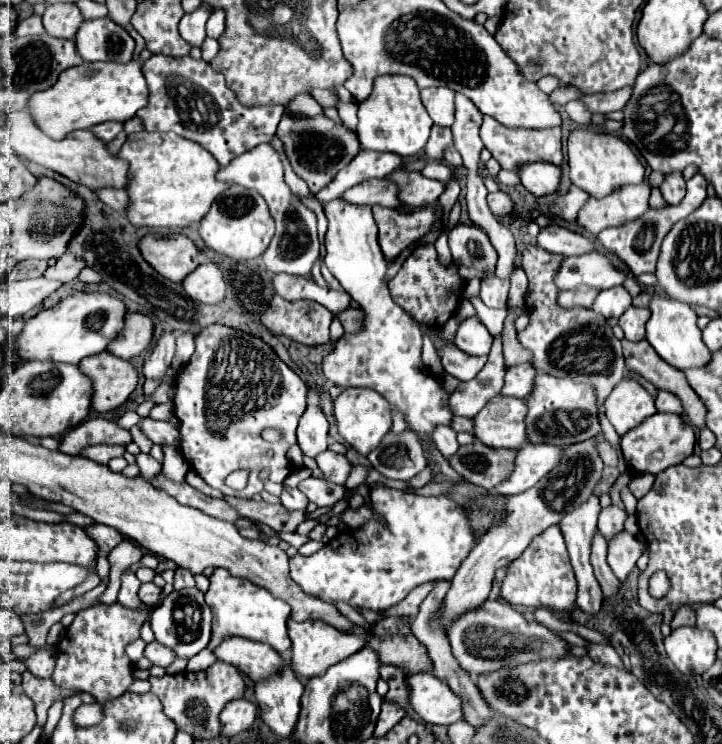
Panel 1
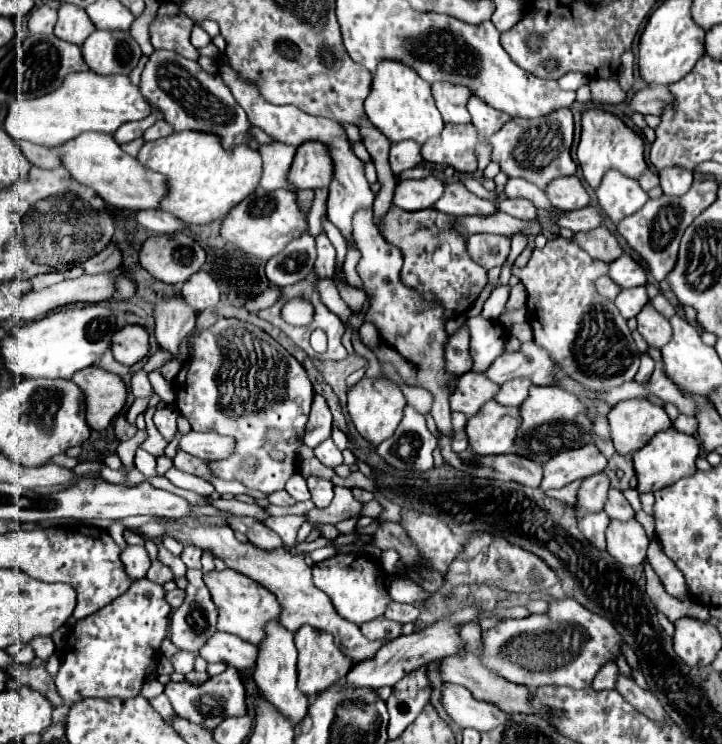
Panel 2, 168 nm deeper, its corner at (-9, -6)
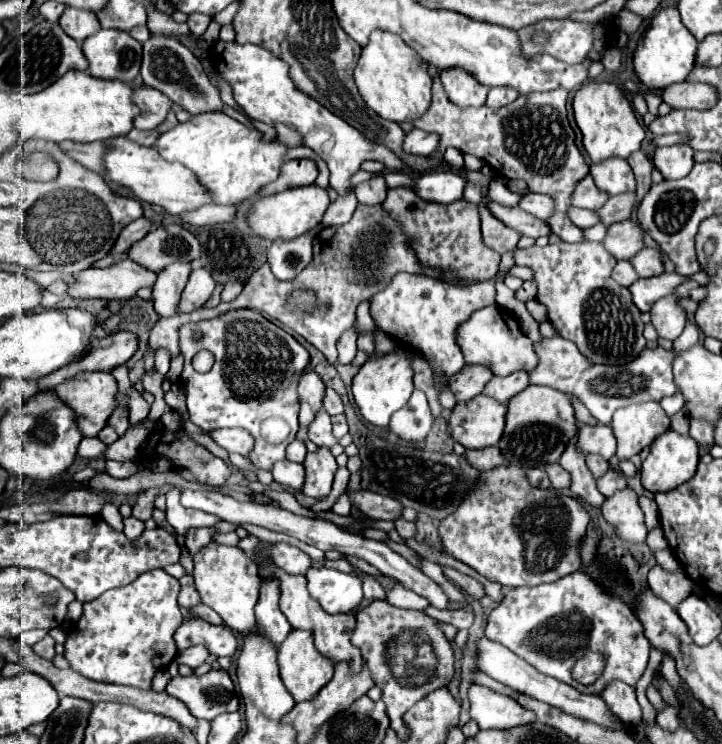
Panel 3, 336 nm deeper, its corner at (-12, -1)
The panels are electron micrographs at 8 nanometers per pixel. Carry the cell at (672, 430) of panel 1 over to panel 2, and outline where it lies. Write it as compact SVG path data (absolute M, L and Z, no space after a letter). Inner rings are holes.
M667 428L661 430L657 436L653 436L649 440L649 444L645 444L641 450L637 450L633 454L633 468L637 474L637 490L639 492L655 492L665 488L667 484L677 482L679 478L685 476L693 476L695 474L695 460L699 456L699 442L695 436L689 434L681 434L675 428Z

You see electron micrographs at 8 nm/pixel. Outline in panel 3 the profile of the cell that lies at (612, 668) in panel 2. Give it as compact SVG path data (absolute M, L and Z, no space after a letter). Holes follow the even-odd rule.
M610 683L608 689L602 691L602 699L610 705L610 709L620 717L626 727L638 727L642 721L642 709L636 701L634 689L626 683Z

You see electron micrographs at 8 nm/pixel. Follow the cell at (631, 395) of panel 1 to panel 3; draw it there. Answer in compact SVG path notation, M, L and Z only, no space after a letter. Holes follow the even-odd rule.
M660 403L622 407L614 413L612 429L618 439L618 459L630 459L670 429L670 419Z

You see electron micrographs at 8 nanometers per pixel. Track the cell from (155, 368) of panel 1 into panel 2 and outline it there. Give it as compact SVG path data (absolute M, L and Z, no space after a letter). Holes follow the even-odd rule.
M165 300L155 308L155 338L171 356L179 354L181 342L193 330L193 326L195 312L177 300Z

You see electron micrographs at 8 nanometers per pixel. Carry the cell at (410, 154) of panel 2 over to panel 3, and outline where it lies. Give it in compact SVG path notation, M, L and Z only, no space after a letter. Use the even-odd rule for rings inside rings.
M412 129L406 139L404 139L404 151L406 153L414 153L414 155L432 155L438 147L438 137L434 133L428 133L426 131L420 131L420 129Z

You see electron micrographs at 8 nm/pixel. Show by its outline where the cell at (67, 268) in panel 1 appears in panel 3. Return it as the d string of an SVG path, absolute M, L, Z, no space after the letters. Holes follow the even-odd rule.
M140 217L140 219L132 221L130 225L126 225L126 227L122 229L122 233L120 233L120 237L118 237L112 253L124 253L124 251L128 251L128 247L130 247L132 243L140 241L150 229L152 229L152 221L148 221L146 217Z

